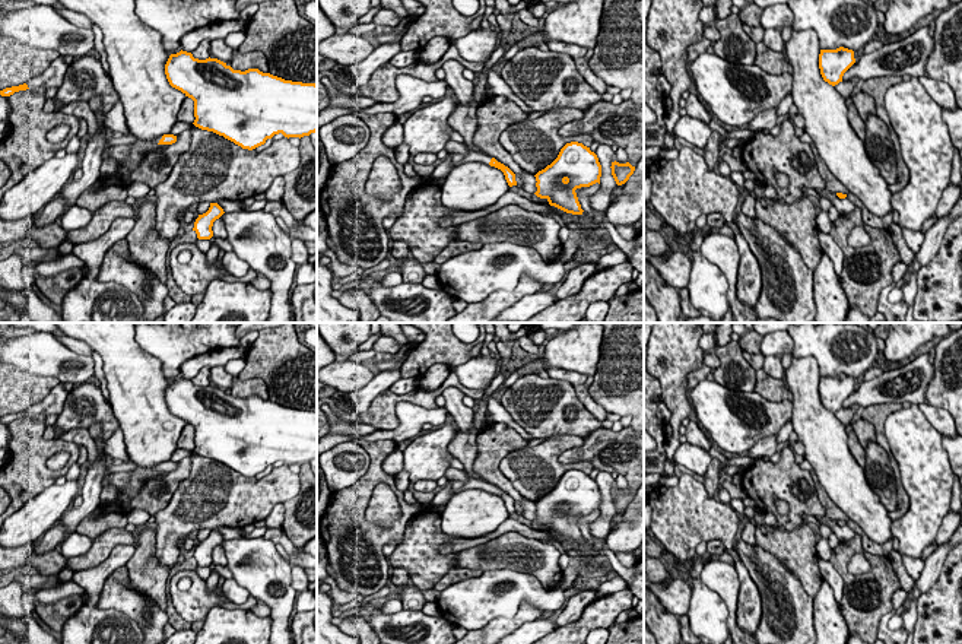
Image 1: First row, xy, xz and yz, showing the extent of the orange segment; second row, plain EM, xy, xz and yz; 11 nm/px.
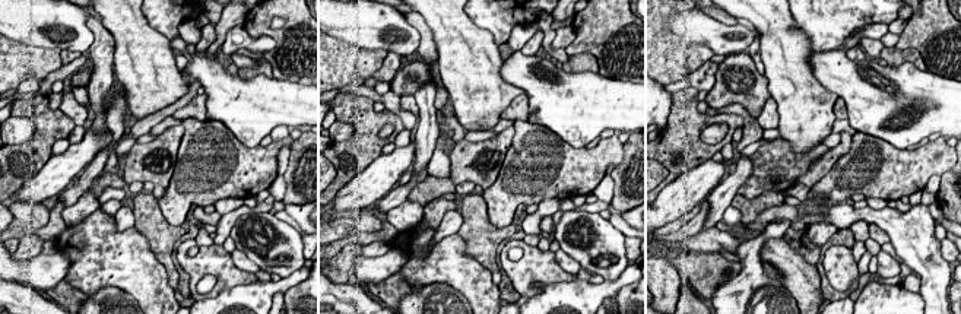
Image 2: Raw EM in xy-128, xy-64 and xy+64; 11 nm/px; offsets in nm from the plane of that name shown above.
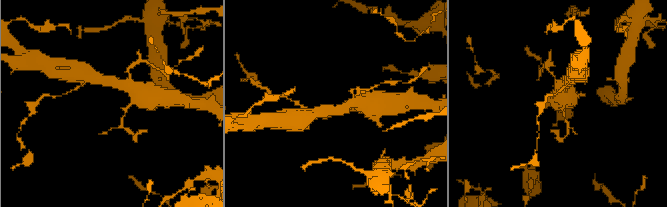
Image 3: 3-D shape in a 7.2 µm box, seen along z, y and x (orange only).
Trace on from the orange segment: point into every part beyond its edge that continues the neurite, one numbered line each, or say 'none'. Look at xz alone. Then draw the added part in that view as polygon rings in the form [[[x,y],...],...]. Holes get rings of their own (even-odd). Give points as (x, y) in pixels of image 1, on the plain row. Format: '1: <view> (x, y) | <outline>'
1: xz (472, 482) | [[[466,472],[466,475],[469,476],[469,480],[463,485],[461,491],[470,489],[470,488],[477,488],[477,489],[483,489],[483,491],[489,492],[490,486],[492,486],[490,483],[486,483],[485,480],[476,479],[467,472]]]

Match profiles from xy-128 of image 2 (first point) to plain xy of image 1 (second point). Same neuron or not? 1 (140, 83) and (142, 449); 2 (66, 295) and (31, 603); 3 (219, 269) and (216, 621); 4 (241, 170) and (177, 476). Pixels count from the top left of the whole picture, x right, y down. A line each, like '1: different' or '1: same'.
1: same
2: same
3: different
4: different

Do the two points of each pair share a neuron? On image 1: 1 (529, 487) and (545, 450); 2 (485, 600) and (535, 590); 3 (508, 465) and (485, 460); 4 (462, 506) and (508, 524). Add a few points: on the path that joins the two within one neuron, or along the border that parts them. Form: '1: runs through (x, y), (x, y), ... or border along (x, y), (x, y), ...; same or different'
1: runs through (533, 478), (533, 472), (542, 459); same
2: runs through (497, 598), (513, 590), (523, 590); same
3: border along (517, 449), (501, 460), (499, 470), (518, 492); different
4: border along (508, 516), (494, 530), (470, 538); different

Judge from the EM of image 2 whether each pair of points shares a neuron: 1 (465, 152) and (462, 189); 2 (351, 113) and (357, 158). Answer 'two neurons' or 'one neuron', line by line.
1: two neurons
2: one neuron

